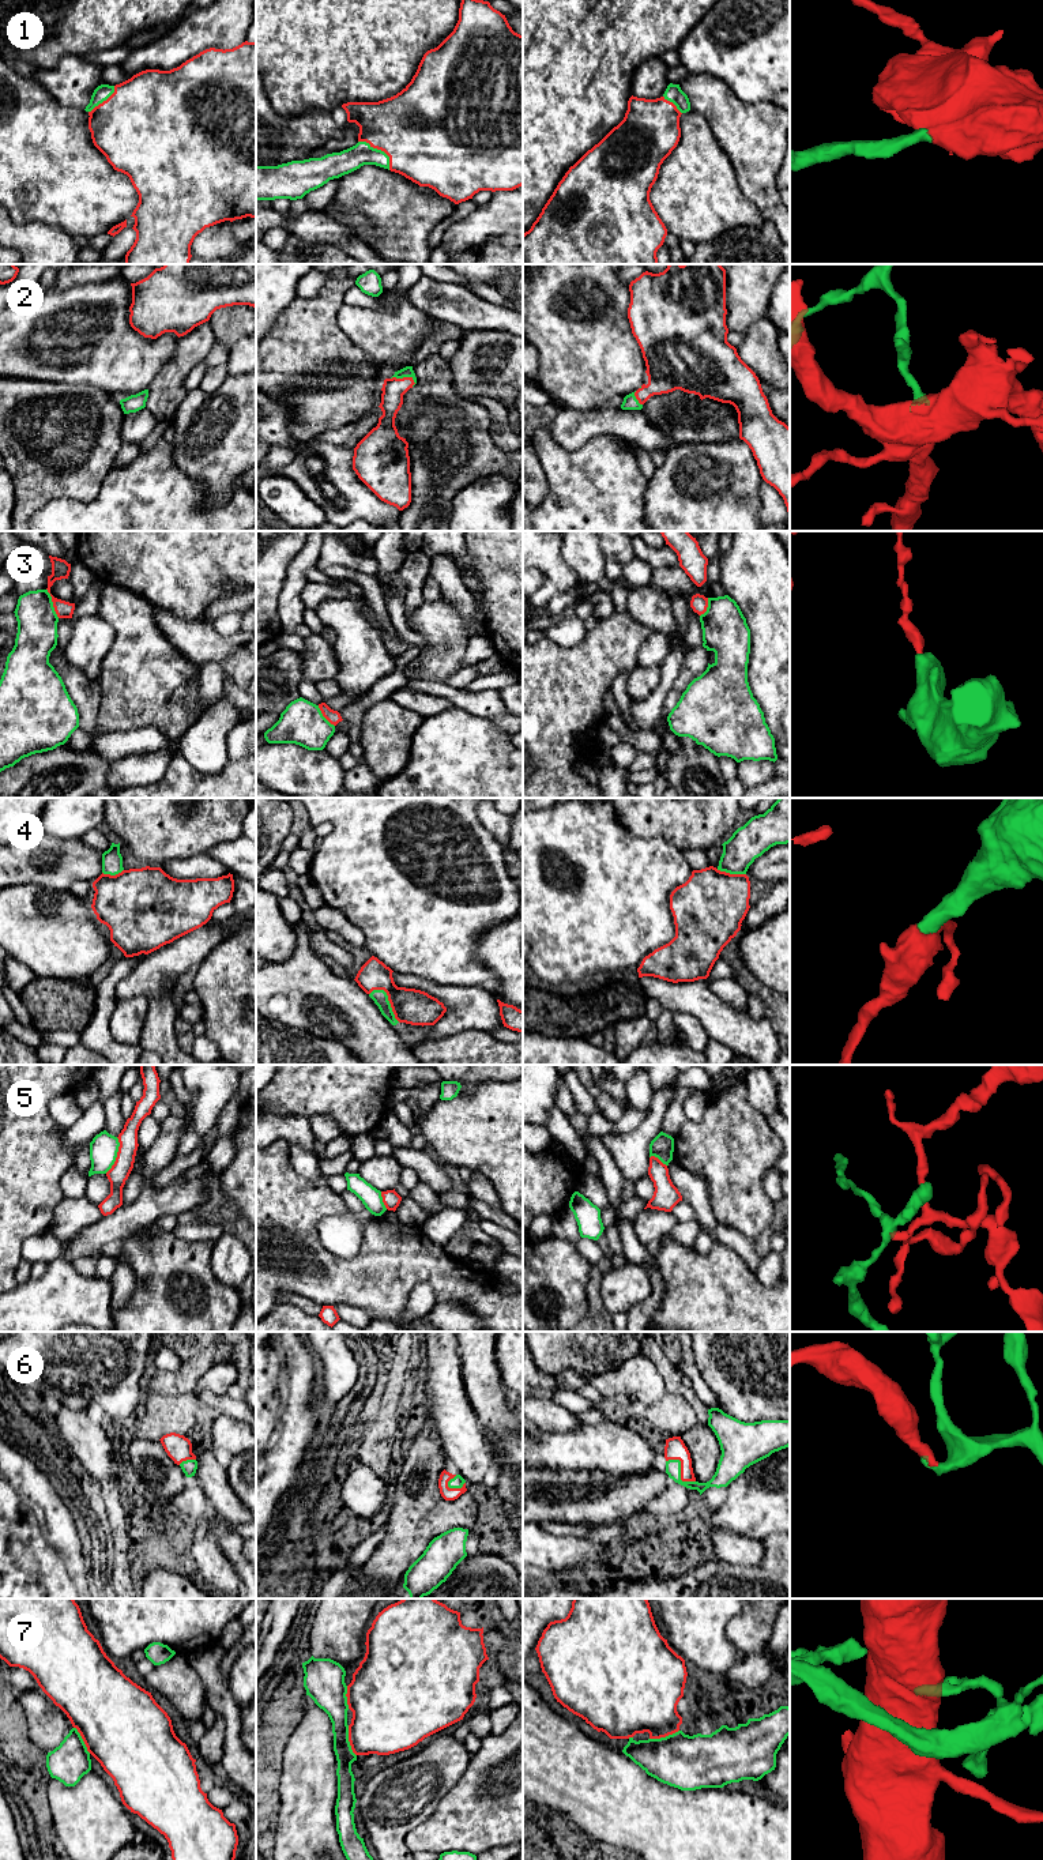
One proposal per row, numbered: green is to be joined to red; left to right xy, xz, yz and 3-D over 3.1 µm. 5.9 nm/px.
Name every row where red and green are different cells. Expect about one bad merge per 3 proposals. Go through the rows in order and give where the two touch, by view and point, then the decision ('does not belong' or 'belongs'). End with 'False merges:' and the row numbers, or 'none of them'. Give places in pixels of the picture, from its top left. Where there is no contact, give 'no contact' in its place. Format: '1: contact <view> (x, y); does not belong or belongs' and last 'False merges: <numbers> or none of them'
1: contact xz (380, 149); belongs
2: contact xz (403, 377); belongs
3: contact xy (53, 603); does not belong
4: contact xz (388, 1000); belongs
5: contact xy (117, 1155); does not belong
6: contact yz (681, 1471); belongs
7: contact xz (349, 1740); belongs
False merges: 3, 5

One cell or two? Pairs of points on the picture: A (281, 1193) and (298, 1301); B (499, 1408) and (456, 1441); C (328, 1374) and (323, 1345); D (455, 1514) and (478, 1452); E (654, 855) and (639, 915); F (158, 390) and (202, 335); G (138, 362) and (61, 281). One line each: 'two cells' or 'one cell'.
A: two cells
B: two cells
C: one cell
D: two cells
E: one cell
F: one cell
G: two cells

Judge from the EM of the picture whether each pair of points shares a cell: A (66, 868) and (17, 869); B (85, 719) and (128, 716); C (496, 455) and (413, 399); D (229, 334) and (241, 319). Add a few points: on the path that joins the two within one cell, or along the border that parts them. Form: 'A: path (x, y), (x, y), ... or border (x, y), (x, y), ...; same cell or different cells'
A: path (53, 863), (29, 863); same cell
B: border (98, 685), (101, 704), (95, 730); different cells
C: path (475, 455), (464, 451), (433, 420); same cell
D: path (230, 330), (237, 323); same cell

